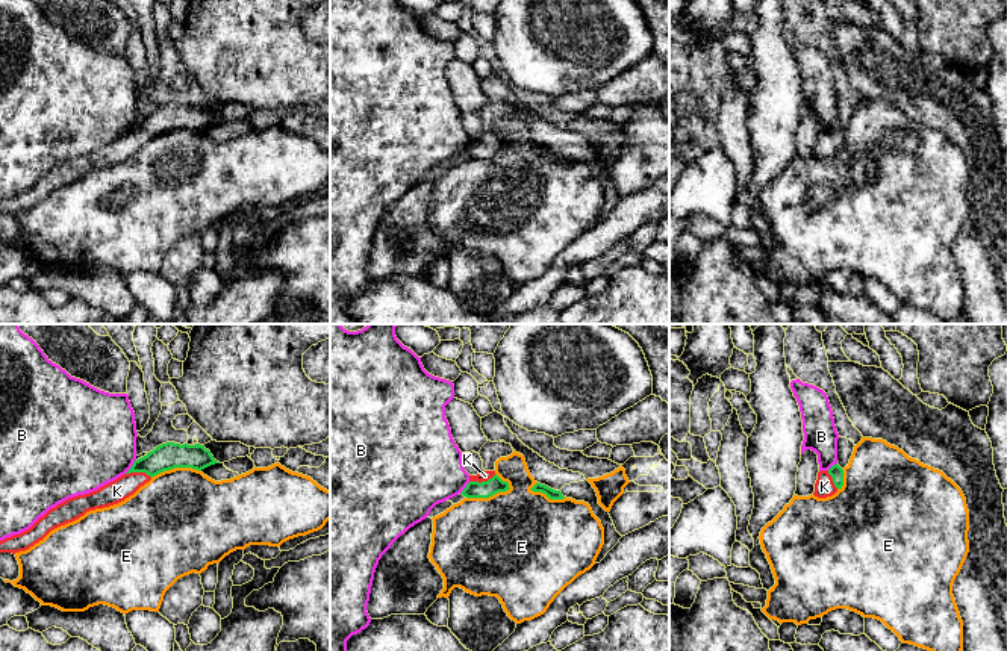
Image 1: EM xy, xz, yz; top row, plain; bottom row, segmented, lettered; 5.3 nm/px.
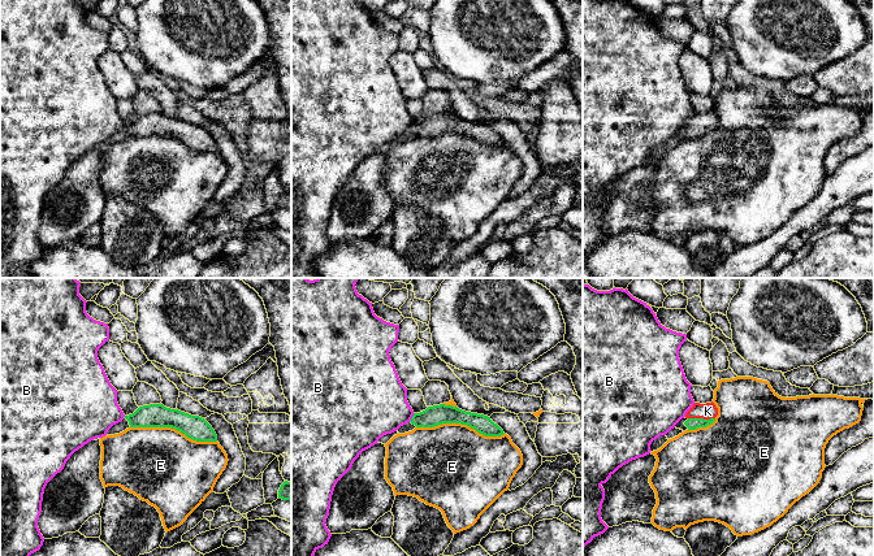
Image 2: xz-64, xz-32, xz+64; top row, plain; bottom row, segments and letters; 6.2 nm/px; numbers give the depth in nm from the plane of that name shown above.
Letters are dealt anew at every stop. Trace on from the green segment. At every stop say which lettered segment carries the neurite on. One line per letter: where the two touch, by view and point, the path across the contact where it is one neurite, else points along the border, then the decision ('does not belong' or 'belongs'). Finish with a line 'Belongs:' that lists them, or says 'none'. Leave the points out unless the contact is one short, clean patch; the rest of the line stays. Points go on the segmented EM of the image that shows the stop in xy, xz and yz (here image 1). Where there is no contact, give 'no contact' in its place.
B: contact xy (132, 467); border xy (135, 459), (124, 473); does not belong
E: contact xz (488, 497); does not belong
K: contact xz (482, 482); way xz (474, 489), (482, 482), (485, 476); belongs
Belongs: K

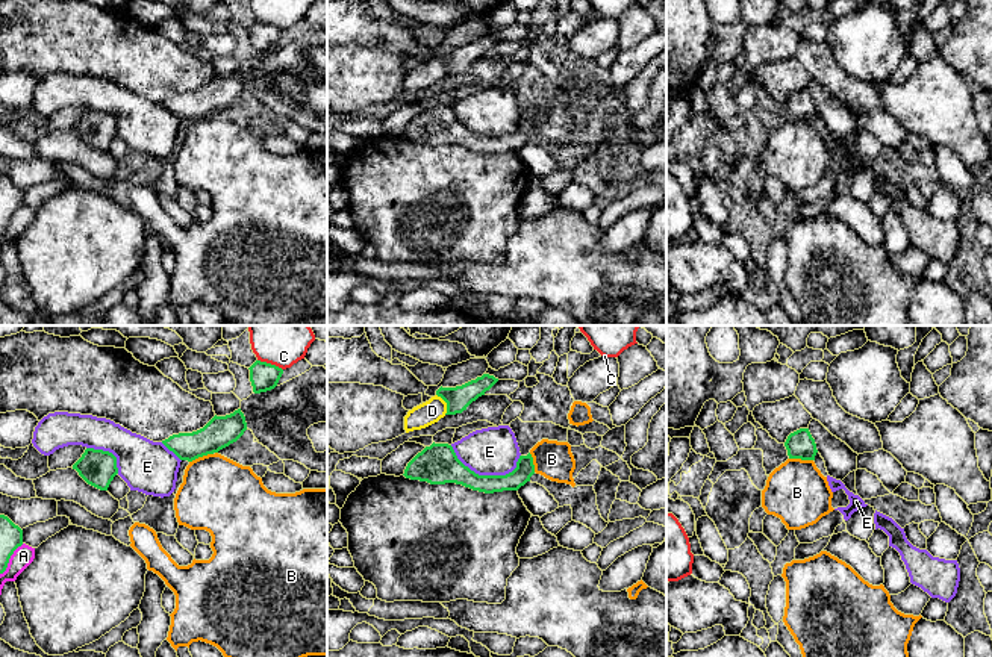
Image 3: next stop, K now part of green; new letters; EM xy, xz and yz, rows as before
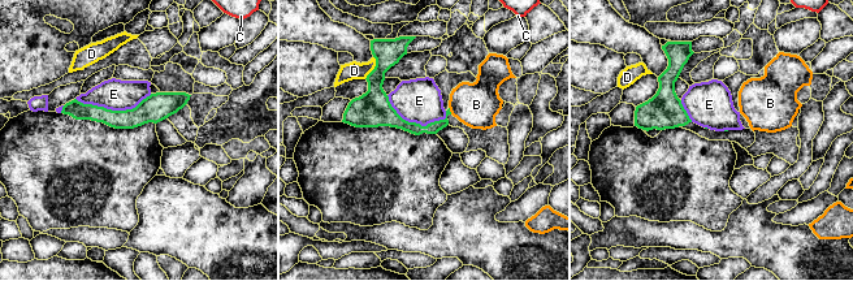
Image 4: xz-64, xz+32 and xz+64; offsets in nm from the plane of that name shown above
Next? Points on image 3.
A: contact xy (9, 557); border xy (23, 544), (14, 551), (8, 566), (0, 574); does not belong
B: contact xy (200, 456); border xy (212, 453), (190, 462); does not belong
C: contact xy (270, 364); does not belong
D: contact xz (447, 404); does not belong
E: contact xz (485, 476); does not belong
Belongs: none

